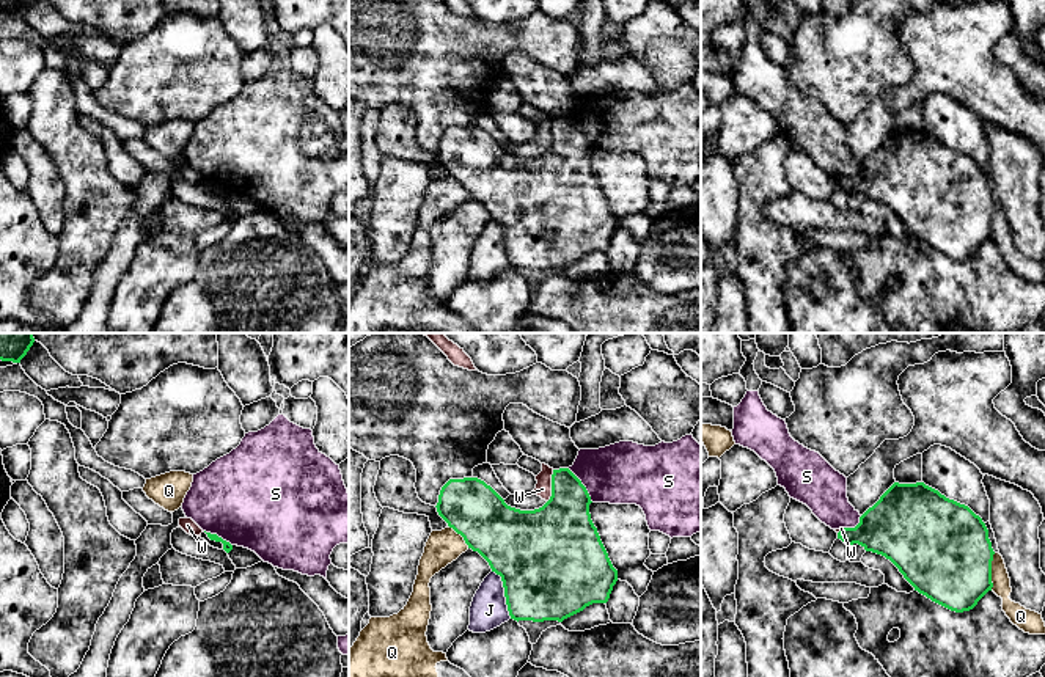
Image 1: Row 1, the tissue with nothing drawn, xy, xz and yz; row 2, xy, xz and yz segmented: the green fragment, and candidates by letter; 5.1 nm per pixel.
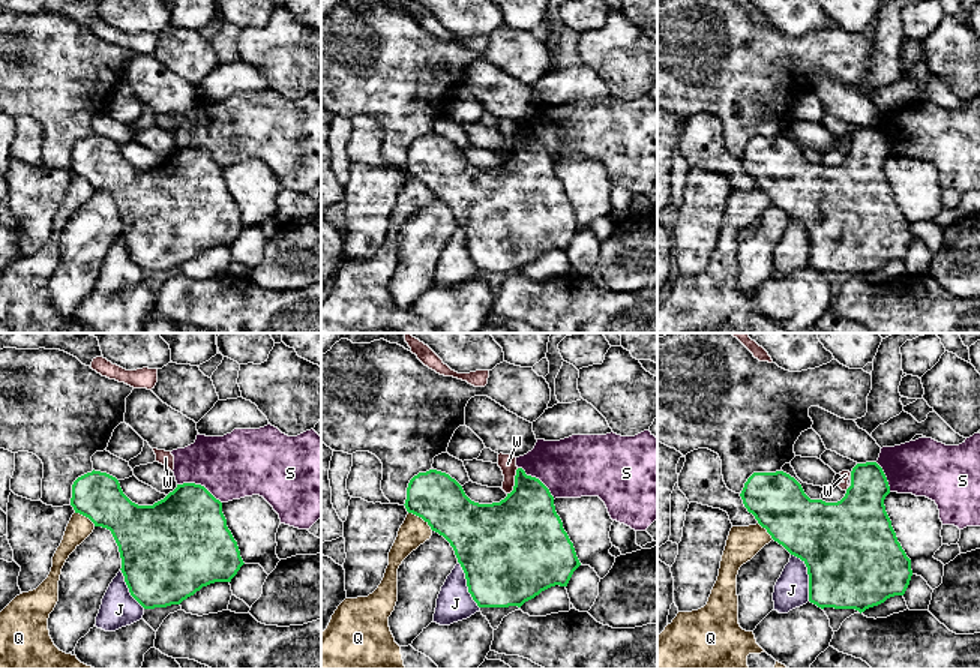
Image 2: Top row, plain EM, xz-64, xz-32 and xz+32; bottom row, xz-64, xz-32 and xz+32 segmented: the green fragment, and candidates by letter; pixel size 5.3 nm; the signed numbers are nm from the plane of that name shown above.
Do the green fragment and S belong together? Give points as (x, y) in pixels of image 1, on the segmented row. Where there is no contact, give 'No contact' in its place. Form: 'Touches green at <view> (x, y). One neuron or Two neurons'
Touches green at xz (583, 486). Two neurons

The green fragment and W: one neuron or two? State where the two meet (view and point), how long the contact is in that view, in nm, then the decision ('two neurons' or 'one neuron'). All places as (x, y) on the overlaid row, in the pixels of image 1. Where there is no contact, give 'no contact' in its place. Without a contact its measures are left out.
xz (552, 486) | 170 nm | two neurons

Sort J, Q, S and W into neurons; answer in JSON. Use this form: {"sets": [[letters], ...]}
{"sets": [["J"], ["Q"], ["S"], ["W"]]}

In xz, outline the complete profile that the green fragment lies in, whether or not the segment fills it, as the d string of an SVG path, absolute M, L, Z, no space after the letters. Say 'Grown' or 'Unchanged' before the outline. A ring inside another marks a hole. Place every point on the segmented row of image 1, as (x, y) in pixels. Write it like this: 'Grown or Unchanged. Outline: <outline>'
Unchanged. Outline: M553 470L552 496L539 509L511 507L478 478L449 479L440 490L437 512L501 576L514 620L558 620L592 603L607 603L618 581L608 553L589 514L591 496L569 470Z

